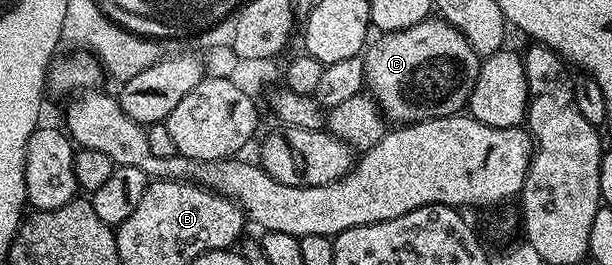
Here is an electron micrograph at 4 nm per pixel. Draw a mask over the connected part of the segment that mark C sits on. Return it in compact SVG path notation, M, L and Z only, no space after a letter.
M430 19L415 23L415 27L407 27L403 31L387 33L378 38L363 53L365 85L368 96L377 102L386 122L413 125L416 121L460 113L468 106L475 79L481 70L482 58L478 57L471 43L467 43L465 36L453 25L443 19Z

